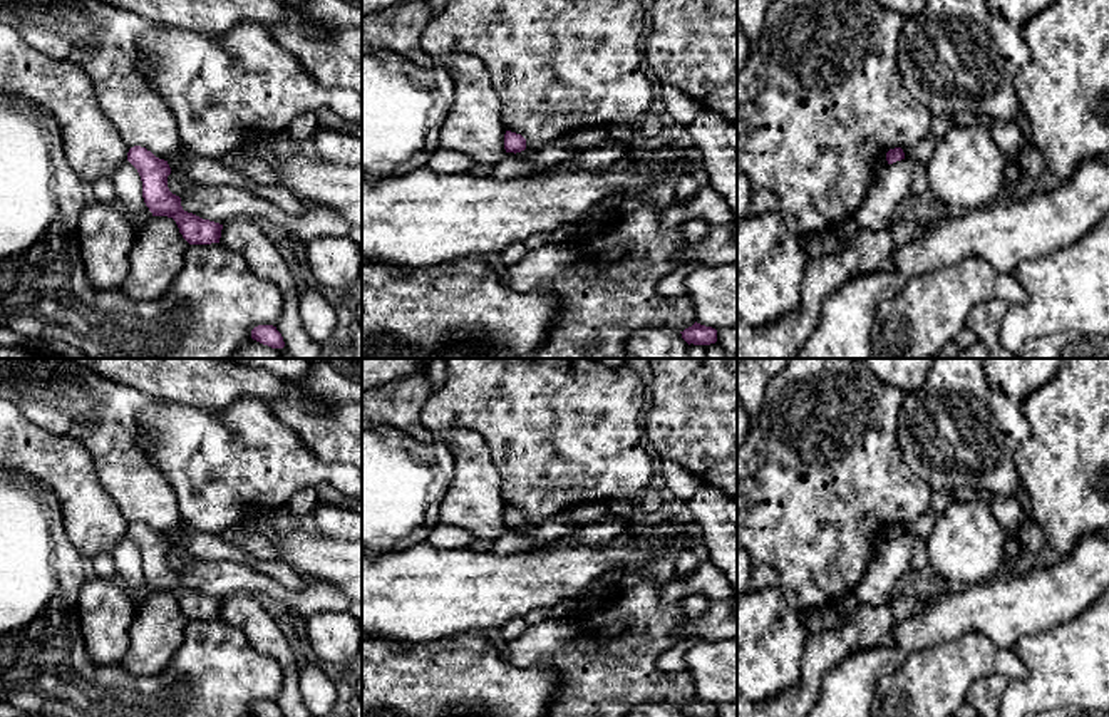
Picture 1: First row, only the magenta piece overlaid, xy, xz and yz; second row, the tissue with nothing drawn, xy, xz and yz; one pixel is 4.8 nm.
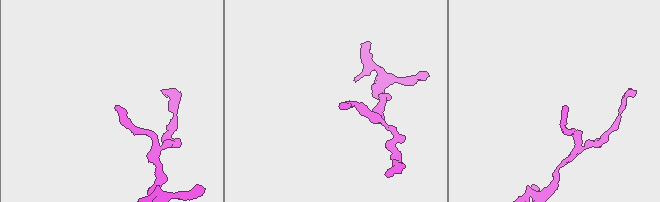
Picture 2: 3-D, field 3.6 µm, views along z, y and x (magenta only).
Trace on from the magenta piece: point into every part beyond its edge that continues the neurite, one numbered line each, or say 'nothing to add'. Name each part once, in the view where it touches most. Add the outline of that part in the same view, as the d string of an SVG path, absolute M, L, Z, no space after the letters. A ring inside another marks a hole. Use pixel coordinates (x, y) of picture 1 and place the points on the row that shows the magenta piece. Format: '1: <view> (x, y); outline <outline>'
nothing to add

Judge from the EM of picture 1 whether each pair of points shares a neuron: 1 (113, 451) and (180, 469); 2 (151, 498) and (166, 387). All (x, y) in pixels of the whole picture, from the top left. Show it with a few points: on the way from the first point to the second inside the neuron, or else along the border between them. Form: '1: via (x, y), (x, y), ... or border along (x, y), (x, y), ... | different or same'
1: border along (138, 422), (138, 444), (143, 454), (173, 491) | different
2: border along (128, 386), (165, 402) | different

